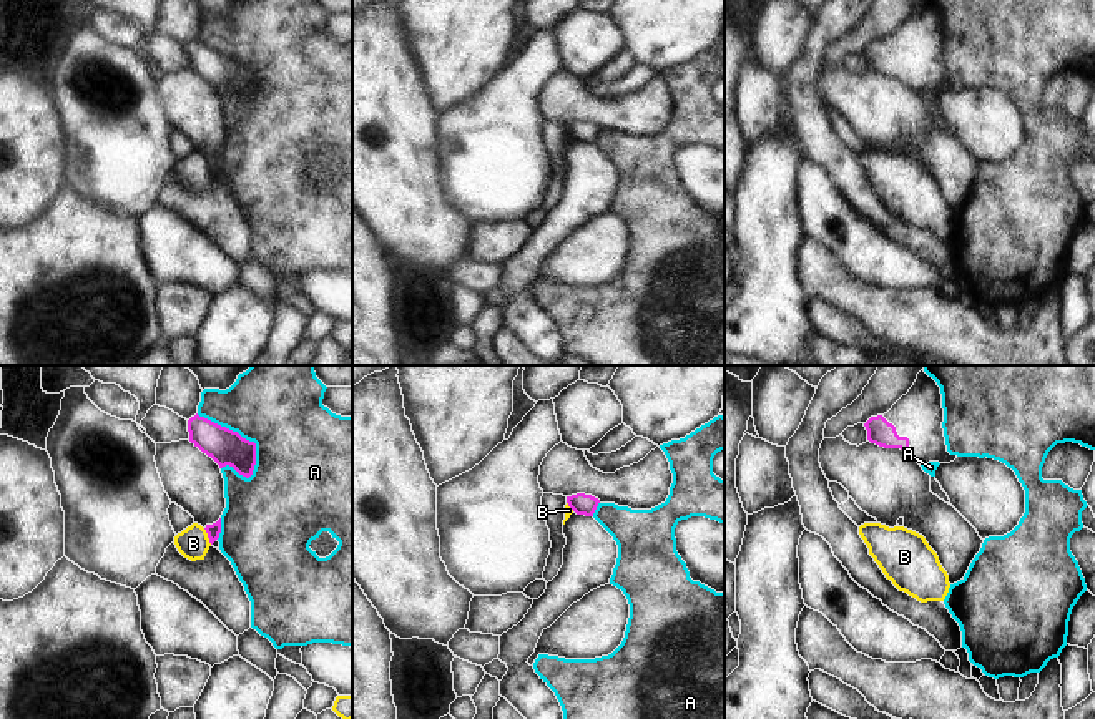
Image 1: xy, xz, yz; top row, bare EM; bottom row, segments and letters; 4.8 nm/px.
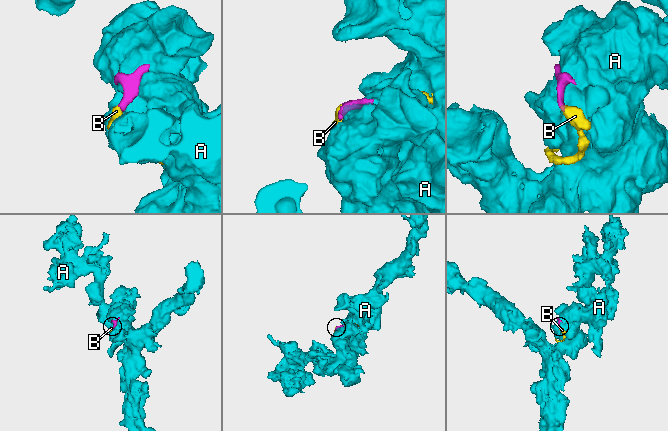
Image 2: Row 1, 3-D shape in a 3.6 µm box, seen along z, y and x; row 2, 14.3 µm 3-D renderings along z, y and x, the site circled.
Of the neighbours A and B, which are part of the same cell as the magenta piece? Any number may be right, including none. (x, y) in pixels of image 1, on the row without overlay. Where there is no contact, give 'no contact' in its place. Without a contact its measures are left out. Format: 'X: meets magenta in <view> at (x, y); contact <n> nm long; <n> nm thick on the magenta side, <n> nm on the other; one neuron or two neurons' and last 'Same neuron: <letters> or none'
A: meets magenta in xy at (241, 65); contact 400 nm long; 170 nm thick on the magenta side, 400 nm on the other; two neurons
B: meets magenta in xy at (208, 165); contact 90 nm long; 70 nm thick on the magenta side, 160 nm on the other; two neurons
Same neuron: none

